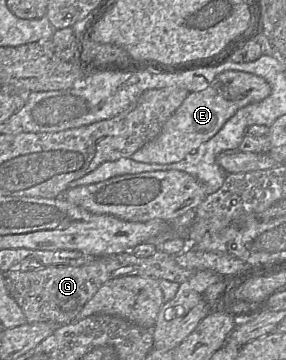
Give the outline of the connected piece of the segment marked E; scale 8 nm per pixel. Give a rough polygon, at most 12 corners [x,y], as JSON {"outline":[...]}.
{"outline":[[225,71],[190,92],[131,158],[179,162],[240,108],[270,93],[260,76]]}

